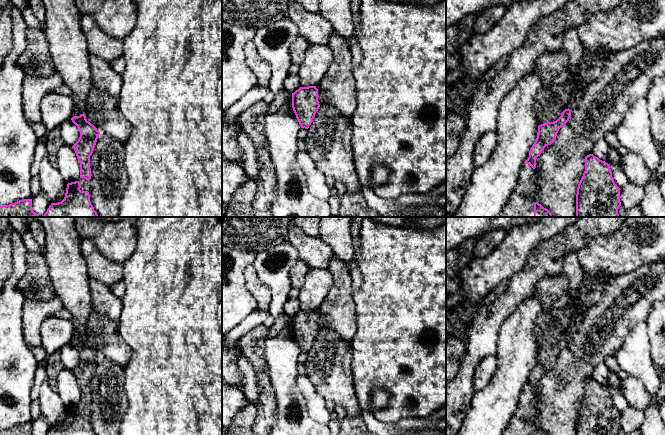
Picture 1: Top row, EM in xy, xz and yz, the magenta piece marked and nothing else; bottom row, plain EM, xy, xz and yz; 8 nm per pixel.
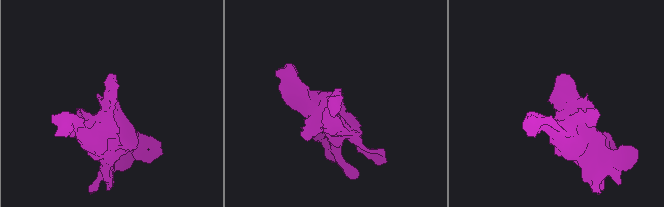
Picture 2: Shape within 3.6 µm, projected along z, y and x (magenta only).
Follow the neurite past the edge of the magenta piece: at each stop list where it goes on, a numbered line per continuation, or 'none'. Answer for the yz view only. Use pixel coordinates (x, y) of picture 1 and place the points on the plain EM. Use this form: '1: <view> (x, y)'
1: yz (523, 421)

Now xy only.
1: xy (85, 408)

